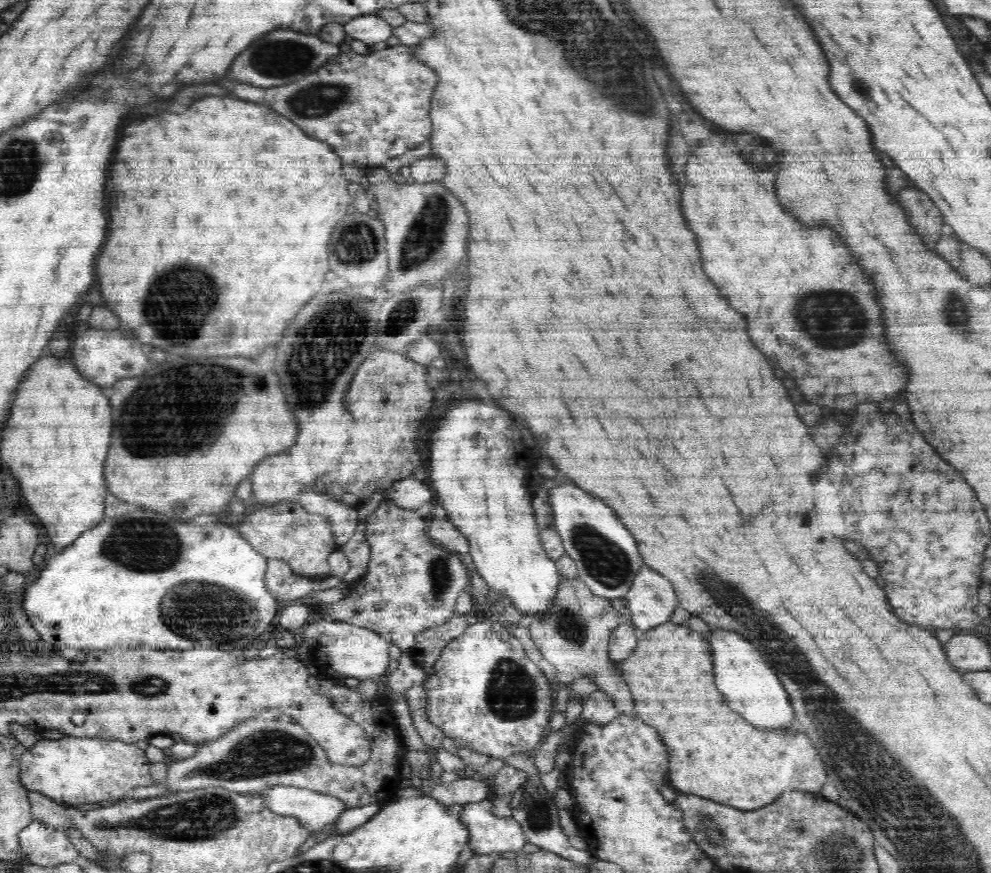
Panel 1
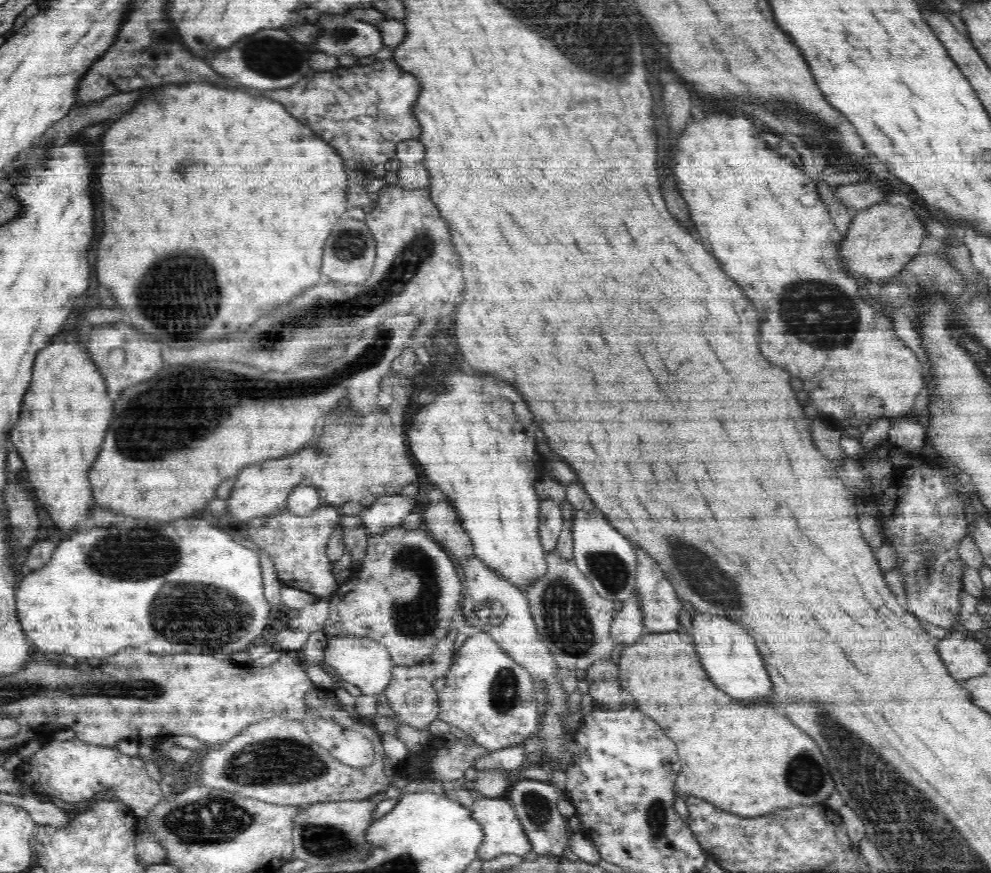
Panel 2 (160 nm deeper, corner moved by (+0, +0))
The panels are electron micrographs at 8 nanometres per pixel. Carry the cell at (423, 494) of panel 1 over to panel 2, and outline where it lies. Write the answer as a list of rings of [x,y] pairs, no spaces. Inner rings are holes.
[[[401,494],[382,496],[361,514],[362,524],[368,533],[379,533],[392,525],[400,525],[404,516],[414,508],[414,498],[408,499]]]

